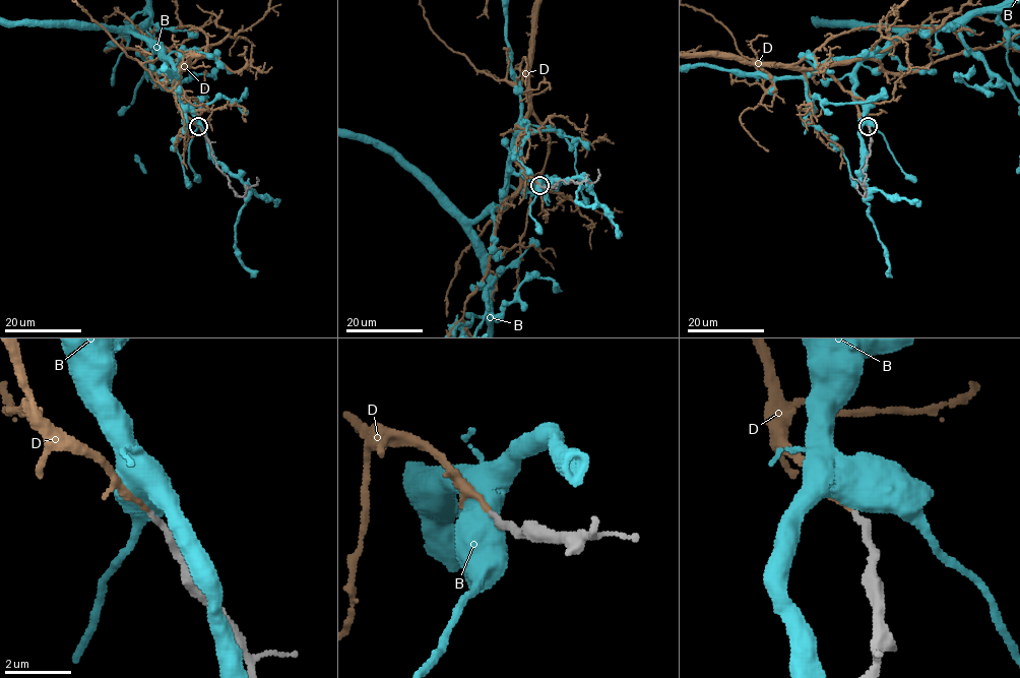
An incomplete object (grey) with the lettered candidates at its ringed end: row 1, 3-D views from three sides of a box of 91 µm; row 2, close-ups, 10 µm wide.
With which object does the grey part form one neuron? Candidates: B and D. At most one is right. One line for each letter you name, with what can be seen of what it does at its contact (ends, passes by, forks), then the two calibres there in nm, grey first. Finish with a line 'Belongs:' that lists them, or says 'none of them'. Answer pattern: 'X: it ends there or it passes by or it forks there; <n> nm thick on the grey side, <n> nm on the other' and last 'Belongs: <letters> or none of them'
D: it ends there; 190 nm thick on the grey side, 180 nm on the other
Belongs: D

